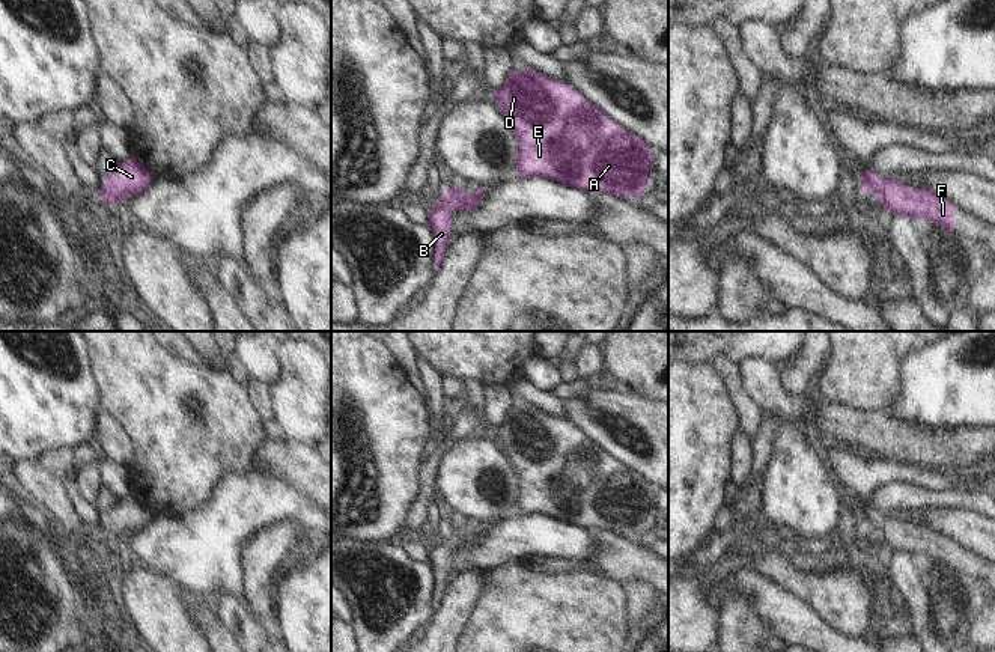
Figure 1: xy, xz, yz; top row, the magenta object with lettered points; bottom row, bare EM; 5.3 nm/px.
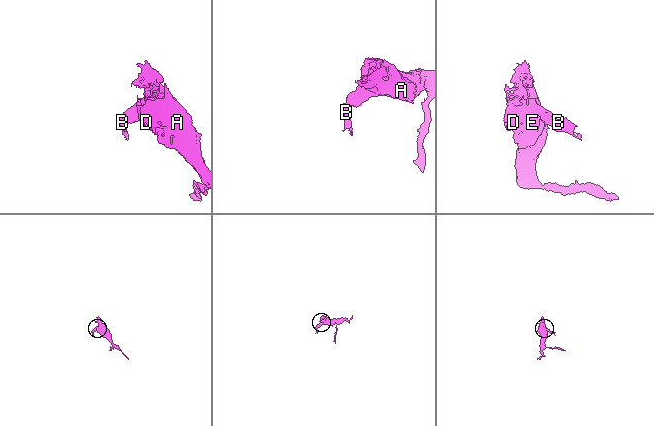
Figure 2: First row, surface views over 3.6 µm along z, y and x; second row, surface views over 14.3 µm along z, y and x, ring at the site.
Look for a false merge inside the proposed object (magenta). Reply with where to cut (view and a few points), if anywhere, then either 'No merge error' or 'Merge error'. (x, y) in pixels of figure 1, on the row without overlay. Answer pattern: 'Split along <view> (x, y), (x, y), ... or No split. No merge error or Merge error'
No split. No merge error.

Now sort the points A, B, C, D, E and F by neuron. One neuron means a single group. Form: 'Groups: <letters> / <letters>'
Groups: A B C D E F.

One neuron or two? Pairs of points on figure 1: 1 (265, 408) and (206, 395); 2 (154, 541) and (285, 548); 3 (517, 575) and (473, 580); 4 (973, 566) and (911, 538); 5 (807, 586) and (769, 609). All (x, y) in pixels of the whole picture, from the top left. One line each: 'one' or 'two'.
1: two
2: two
3: two
4: one
5: two

